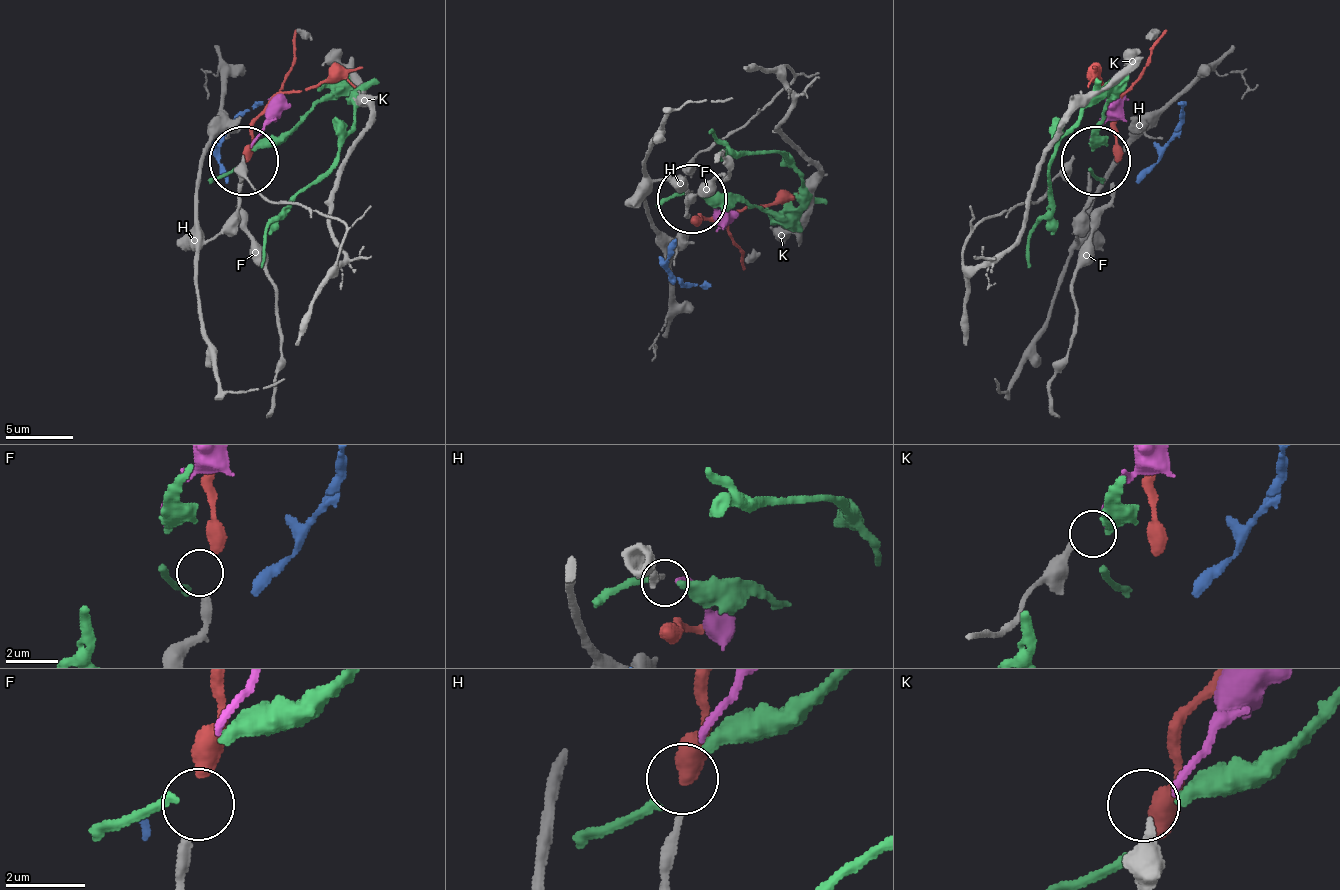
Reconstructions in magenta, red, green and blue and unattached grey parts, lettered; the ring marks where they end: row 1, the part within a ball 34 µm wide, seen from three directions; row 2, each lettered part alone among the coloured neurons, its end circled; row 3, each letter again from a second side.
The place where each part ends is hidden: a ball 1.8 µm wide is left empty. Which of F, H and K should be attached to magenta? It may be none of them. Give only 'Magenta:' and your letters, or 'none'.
Magenta: H

